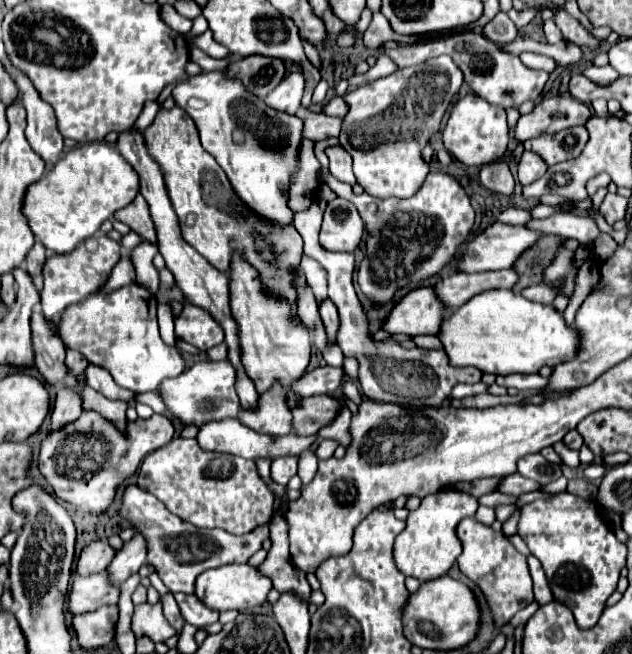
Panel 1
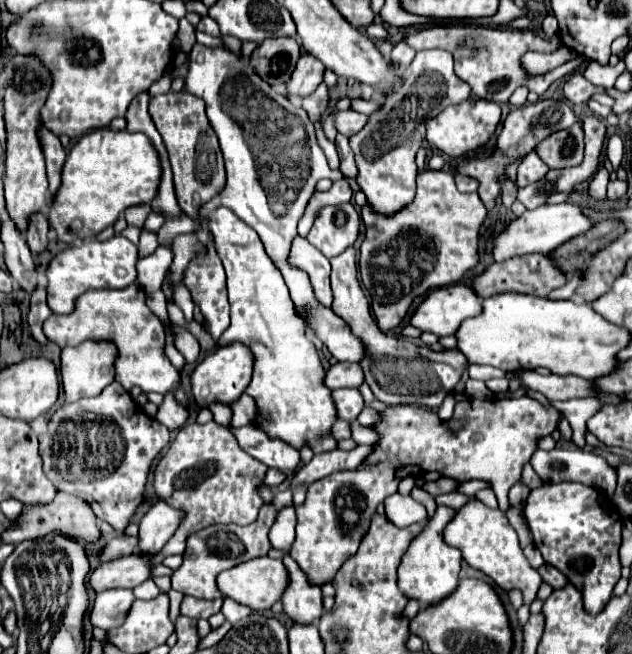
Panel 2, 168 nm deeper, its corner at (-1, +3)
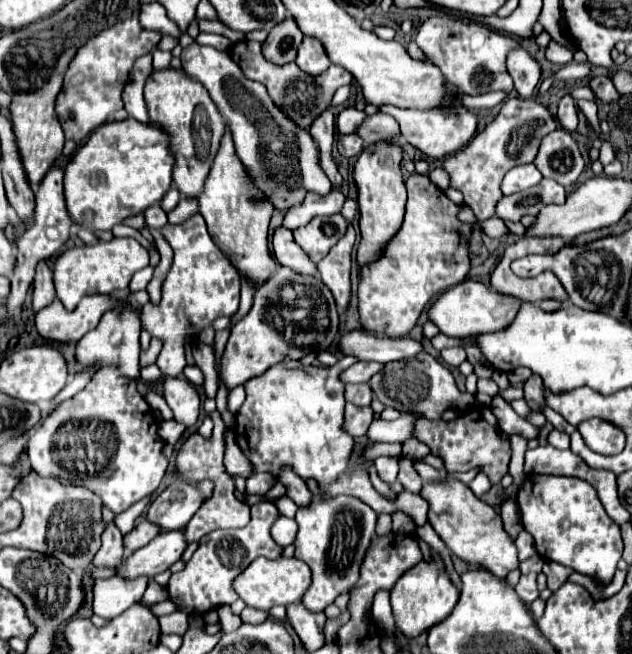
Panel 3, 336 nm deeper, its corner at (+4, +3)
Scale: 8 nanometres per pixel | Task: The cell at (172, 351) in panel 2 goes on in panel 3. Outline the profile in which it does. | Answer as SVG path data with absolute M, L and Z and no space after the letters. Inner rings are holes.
M200 213L180 225L164 225L162 235L174 249L174 261L162 285L160 305L154 307L152 303L148 303L142 307L142 325L150 331L150 335L164 341L156 365L164 375L176 377L182 374L186 365L184 337L194 339L202 329L210 327L216 317L230 317L238 311L240 277L238 273L234 273L234 267L230 265L230 261L226 261L224 253L214 245Z

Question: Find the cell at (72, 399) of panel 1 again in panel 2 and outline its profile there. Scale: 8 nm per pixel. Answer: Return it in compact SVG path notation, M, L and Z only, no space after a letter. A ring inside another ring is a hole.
M83 341L77 347L65 347L61 353L61 377L65 389L65 401L73 403L81 397L95 397L107 385L115 381L115 357L117 349L111 341Z

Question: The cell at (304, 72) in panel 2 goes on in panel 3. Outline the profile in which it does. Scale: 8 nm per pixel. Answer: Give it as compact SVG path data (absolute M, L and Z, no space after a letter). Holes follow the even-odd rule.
M304 37L302 45L298 47L298 59L296 59L296 65L312 75L312 77L318 77L322 75L328 67L330 67L330 61L320 45L320 41L314 41L312 37Z

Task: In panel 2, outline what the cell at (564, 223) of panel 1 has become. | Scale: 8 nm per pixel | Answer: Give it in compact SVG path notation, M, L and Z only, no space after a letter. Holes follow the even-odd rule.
M601 165L595 173L595 177L591 179L589 183L589 193L593 199L605 199L605 189L607 189L607 183L609 183L609 171Z

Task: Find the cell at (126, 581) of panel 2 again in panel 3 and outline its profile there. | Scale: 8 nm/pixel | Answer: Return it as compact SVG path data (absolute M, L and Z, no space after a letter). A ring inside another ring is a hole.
M170 531L166 535L156 535L148 545L134 551L130 557L122 561L116 569L116 575L122 579L136 579L136 577L154 577L166 571L172 563L180 559L186 549L186 541L182 531Z

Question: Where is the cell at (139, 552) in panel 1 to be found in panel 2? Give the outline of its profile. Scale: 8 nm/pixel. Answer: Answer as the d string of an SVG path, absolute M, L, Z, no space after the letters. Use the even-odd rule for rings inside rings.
M157 501L139 523L139 551L159 553L163 545L173 537L175 529L181 525L183 511Z

